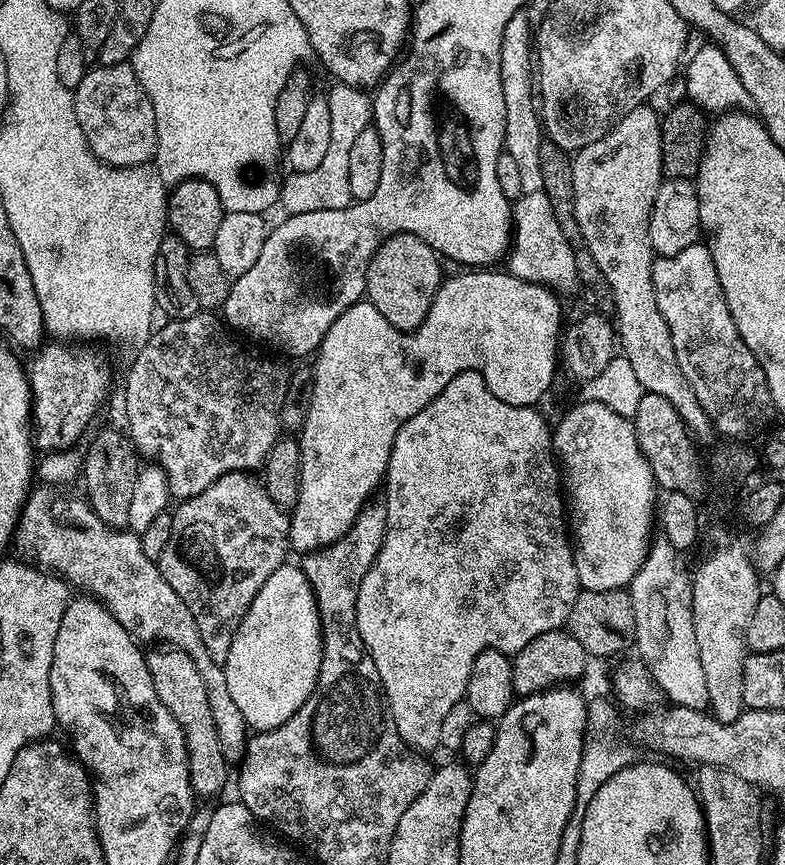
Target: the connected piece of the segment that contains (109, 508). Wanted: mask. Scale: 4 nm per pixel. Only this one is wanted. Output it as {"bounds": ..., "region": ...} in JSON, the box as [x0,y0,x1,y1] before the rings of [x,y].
{"bounds":[82,428,141,529],"region":[[[104,428],[93,438],[92,445],[86,448],[82,473],[84,488],[88,491],[86,499],[94,514],[98,514],[98,518],[102,518],[106,526],[122,529],[129,527],[130,502],[133,500],[135,479],[138,478],[141,467],[141,457],[127,431]]]}

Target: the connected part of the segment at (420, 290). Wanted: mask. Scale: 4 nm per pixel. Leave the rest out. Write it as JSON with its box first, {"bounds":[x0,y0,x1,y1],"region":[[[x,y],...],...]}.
{"bounds":[364,232,441,332],"region":[[[409,232],[388,236],[380,243],[364,275],[364,291],[367,303],[373,304],[400,332],[411,332],[426,318],[434,302],[434,294],[440,289],[441,257],[422,238]]]}

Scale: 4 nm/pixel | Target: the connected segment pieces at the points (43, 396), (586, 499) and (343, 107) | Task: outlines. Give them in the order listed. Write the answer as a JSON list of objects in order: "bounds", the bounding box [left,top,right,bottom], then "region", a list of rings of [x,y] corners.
[{"bounds":[27,342,112,453],"region":[[[51,342],[31,353],[32,361],[27,361],[28,385],[32,391],[32,422],[34,425],[34,444],[41,453],[63,452],[73,447],[76,439],[88,428],[88,423],[96,416],[96,411],[108,396],[112,384],[112,364],[100,346],[77,346],[72,342]]]},{"bounds":[552,399,658,592],"region":[[[581,399],[579,403],[580,404],[574,405],[557,424],[554,424],[554,431],[552,433],[554,455],[562,473],[562,488],[566,493],[566,508],[570,513],[570,536],[574,541],[578,582],[580,583],[581,589],[586,592],[593,592],[594,590],[614,590],[615,588],[624,590],[632,583],[634,574],[642,566],[642,562],[648,557],[650,547],[648,535],[652,532],[652,526],[654,530],[654,517],[658,512],[658,489],[656,487],[656,479],[650,470],[650,462],[646,462],[646,458],[638,446],[636,428],[629,417],[618,414],[613,408],[607,408],[607,406],[599,404],[598,402],[590,402],[589,400]]]},{"bounds":[279,82,372,216],"region":[[[336,82],[326,92],[330,108],[331,137],[330,146],[323,156],[322,164],[305,173],[289,171],[280,185],[279,207],[289,216],[294,214],[310,214],[310,210],[338,210],[353,203],[350,194],[350,177],[348,159],[350,150],[358,134],[372,124],[372,96],[363,88],[346,86]]]}]

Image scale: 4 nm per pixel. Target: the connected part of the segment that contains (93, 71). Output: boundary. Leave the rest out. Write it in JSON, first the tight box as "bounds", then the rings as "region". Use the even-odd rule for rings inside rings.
{"bounds":[72,63,156,168],"region":[[[131,63],[100,64],[89,67],[88,72],[78,82],[78,86],[72,93],[74,98],[74,114],[78,114],[78,122],[82,126],[82,134],[86,134],[86,142],[90,150],[104,164],[111,168],[129,168],[139,164],[149,163],[156,155],[156,119],[154,118],[154,106],[138,78],[138,74],[132,69]]]}

